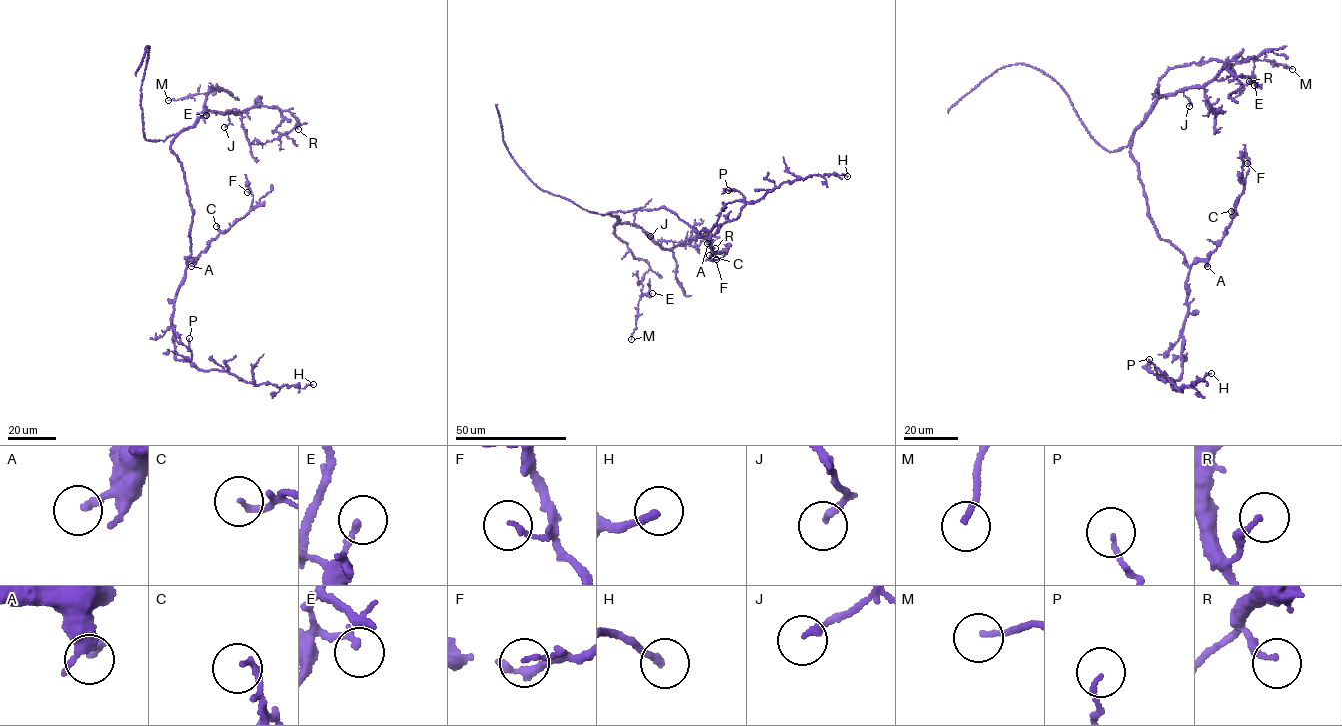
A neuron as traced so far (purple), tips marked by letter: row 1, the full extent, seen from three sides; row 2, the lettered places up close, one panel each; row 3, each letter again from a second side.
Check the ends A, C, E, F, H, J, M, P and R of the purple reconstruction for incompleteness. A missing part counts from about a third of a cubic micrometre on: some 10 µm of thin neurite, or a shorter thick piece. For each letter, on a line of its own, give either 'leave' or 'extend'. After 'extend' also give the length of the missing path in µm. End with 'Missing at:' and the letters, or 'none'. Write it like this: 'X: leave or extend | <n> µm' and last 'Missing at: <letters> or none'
A: leave
C: leave
E: leave
F: leave
H: leave
J: leave
M: leave
P: leave
R: leave
Missing at: none

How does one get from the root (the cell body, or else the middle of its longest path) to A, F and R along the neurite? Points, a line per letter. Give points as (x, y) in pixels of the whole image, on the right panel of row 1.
A: (1151, 219), (1160, 237), (1181, 252), (1187, 264), (1190, 266), (1200, 260), (1207, 266)
F: (1151, 219), (1160, 237), (1181, 252), (1187, 264), (1206, 259), (1234, 216), (1247, 163)
R: (1151, 219), (1131, 153), (1133, 136), (1149, 111), (1159, 98), (1199, 88), (1225, 67), (1249, 81)

